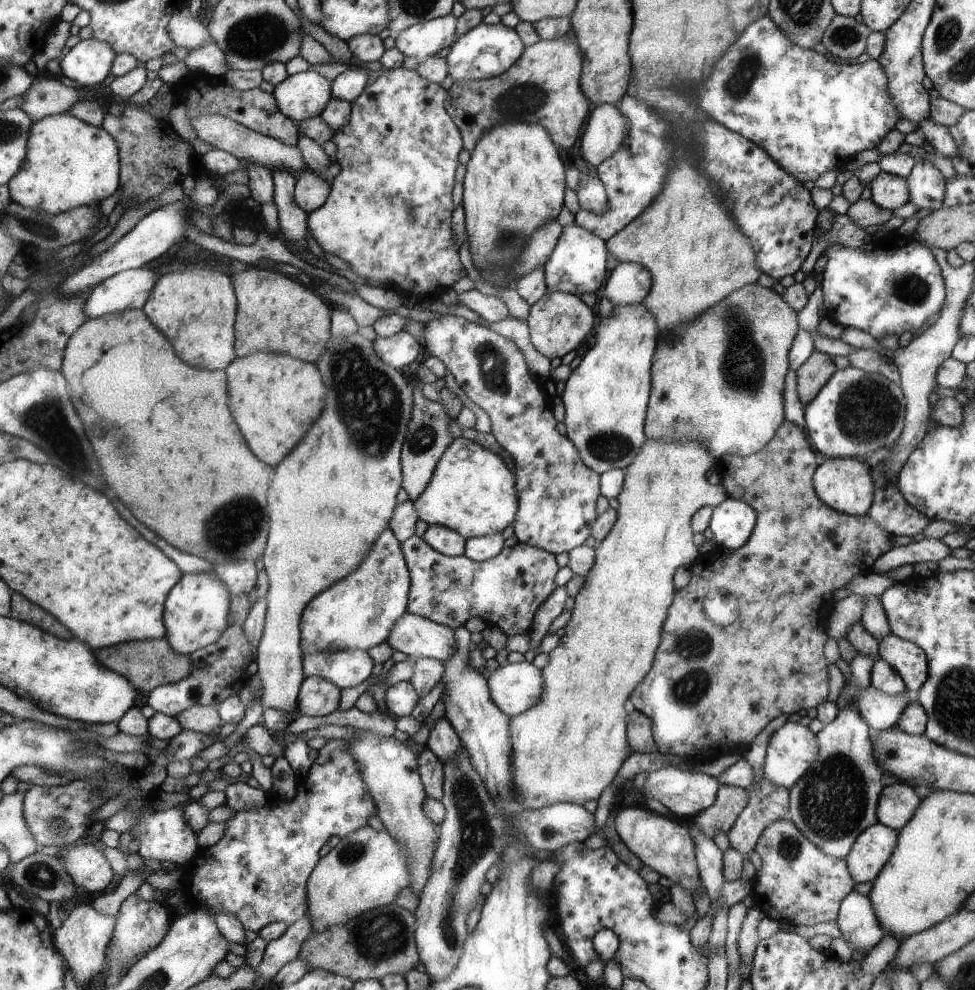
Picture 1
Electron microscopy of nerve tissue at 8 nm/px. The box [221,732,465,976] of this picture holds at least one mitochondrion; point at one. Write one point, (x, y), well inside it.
(379, 938)

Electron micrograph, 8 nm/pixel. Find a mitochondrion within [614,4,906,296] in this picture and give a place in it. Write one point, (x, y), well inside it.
(737, 85)

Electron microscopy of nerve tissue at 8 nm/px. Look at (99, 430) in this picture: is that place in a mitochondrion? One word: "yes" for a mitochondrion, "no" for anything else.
yes

